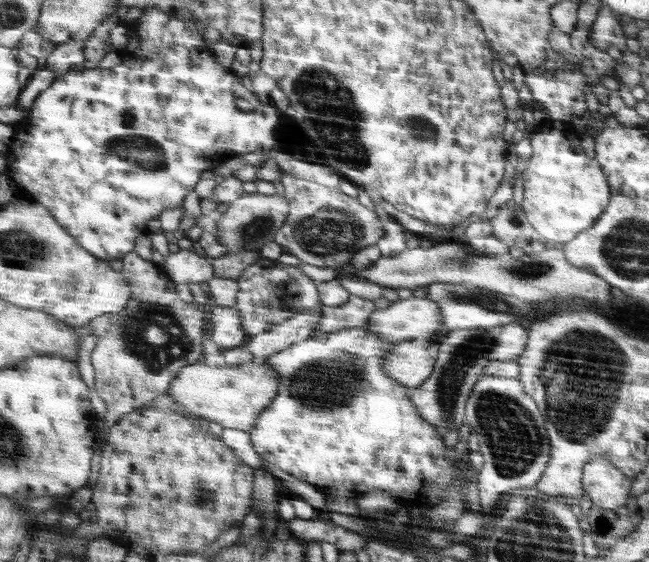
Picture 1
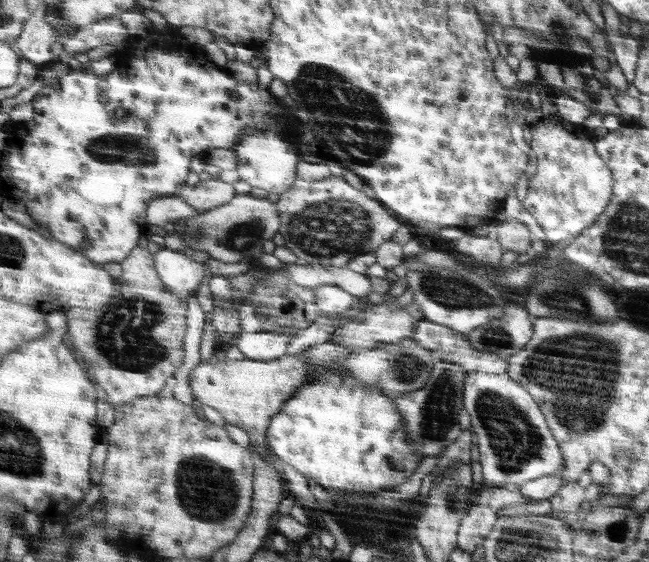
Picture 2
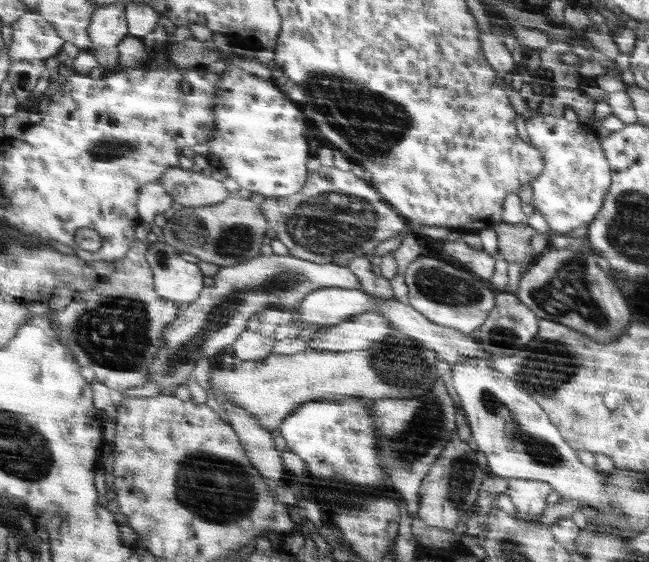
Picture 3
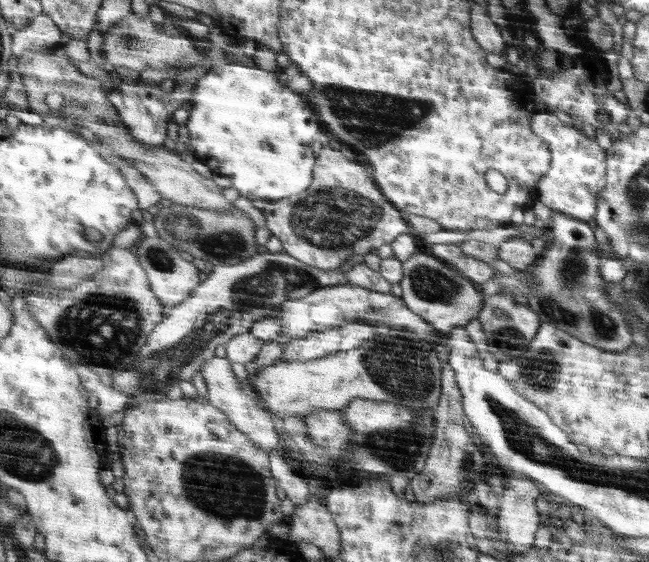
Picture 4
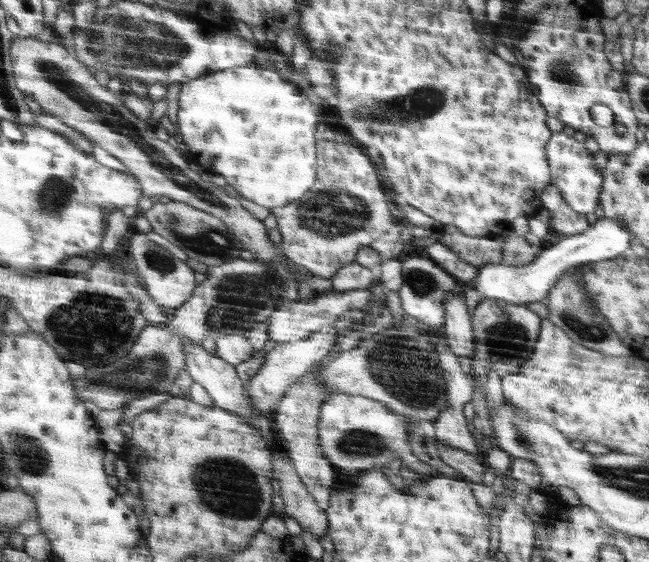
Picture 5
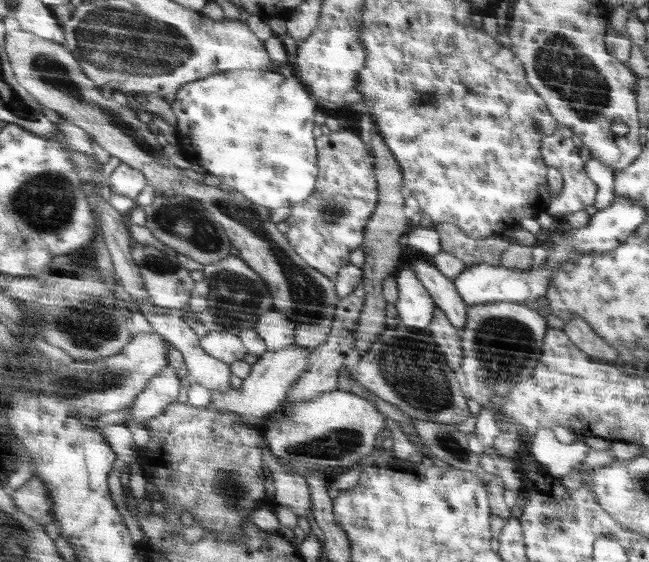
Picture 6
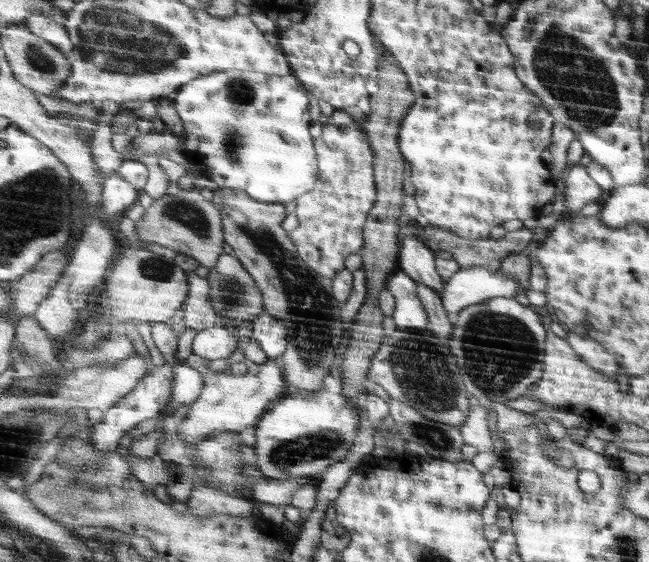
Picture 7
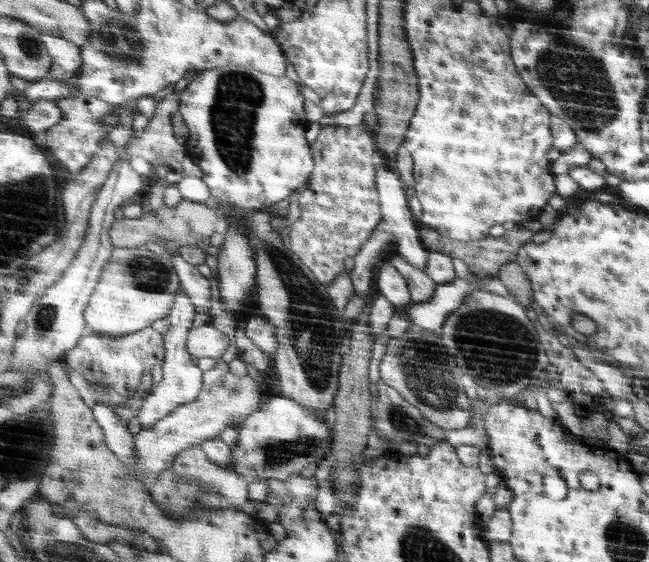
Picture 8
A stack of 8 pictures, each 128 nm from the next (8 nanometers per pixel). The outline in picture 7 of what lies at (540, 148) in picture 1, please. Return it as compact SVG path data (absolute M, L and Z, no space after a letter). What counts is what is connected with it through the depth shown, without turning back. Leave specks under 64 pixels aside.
M572 164L564 183L566 214L578 213L583 206L594 203L598 196L602 196L600 186L586 174L582 165Z

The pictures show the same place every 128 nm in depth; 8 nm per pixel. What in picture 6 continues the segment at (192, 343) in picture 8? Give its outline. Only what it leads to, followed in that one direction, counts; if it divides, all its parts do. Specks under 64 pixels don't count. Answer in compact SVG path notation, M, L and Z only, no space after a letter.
M210 331L208 335L201 338L201 346L206 354L228 365L234 361L244 360L247 353L238 334L234 333Z

